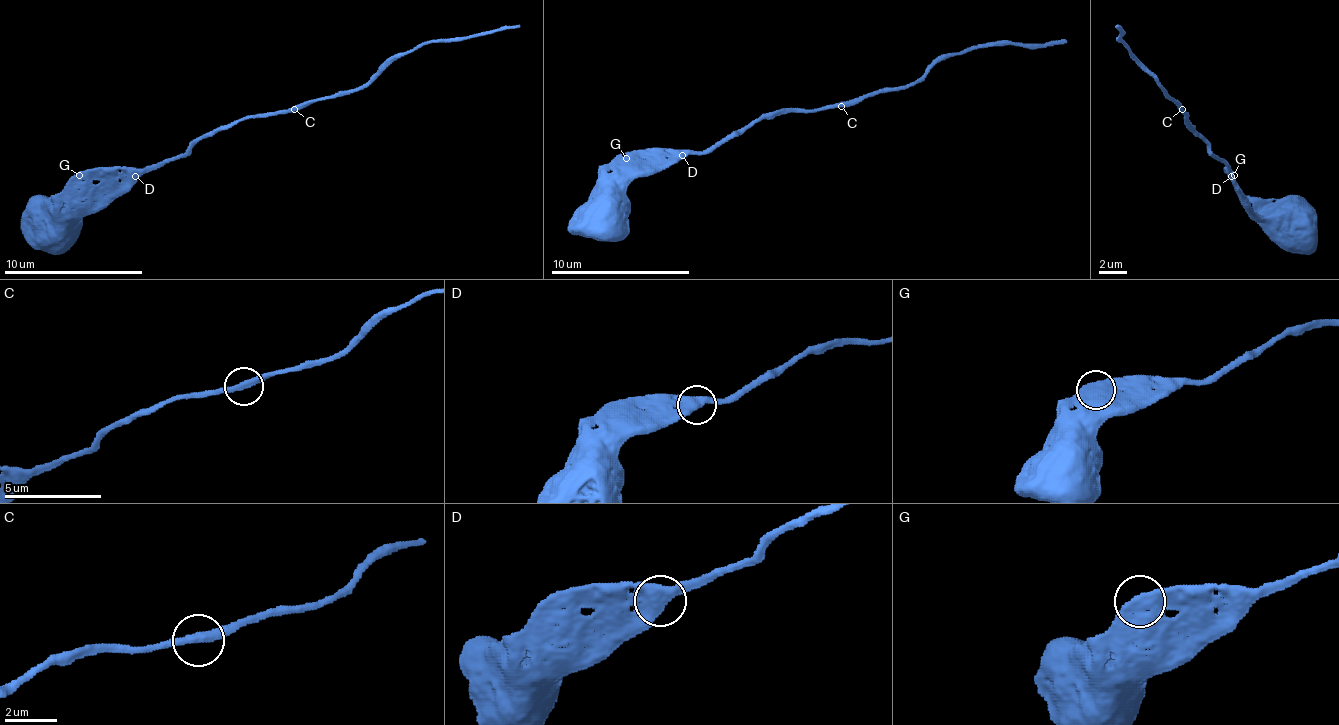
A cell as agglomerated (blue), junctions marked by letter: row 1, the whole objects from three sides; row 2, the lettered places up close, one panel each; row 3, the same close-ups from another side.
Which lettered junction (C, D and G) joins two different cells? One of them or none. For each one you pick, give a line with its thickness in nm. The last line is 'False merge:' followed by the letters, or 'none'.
False merge: none

